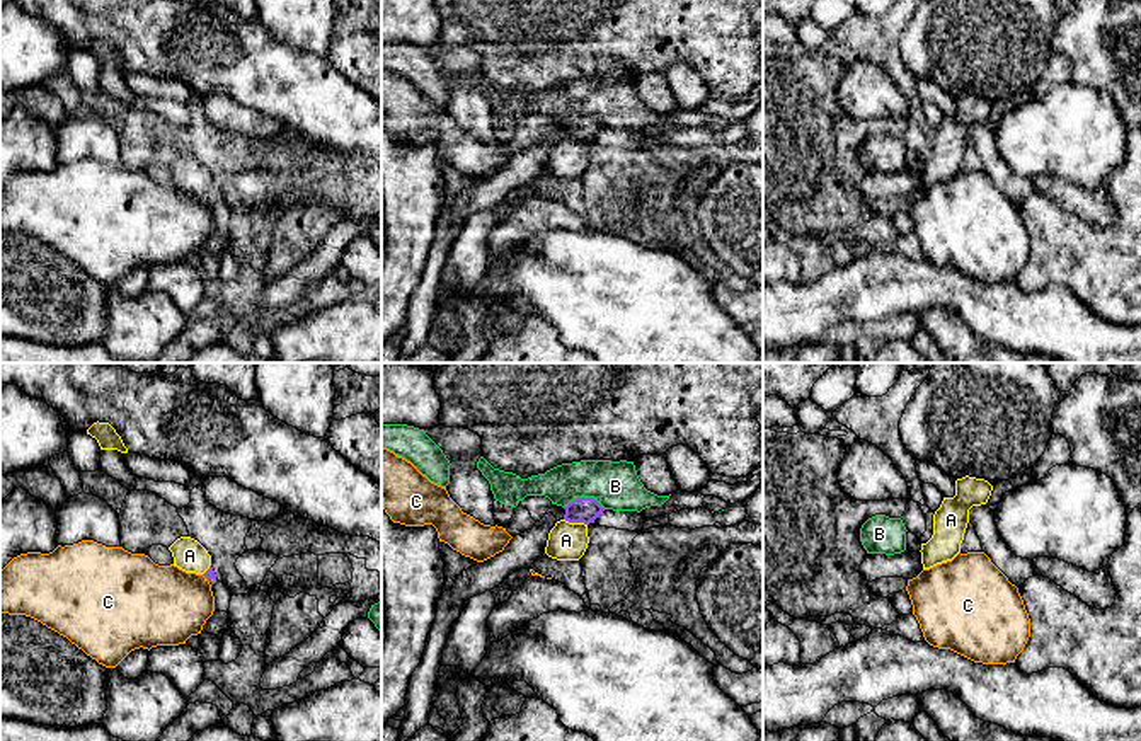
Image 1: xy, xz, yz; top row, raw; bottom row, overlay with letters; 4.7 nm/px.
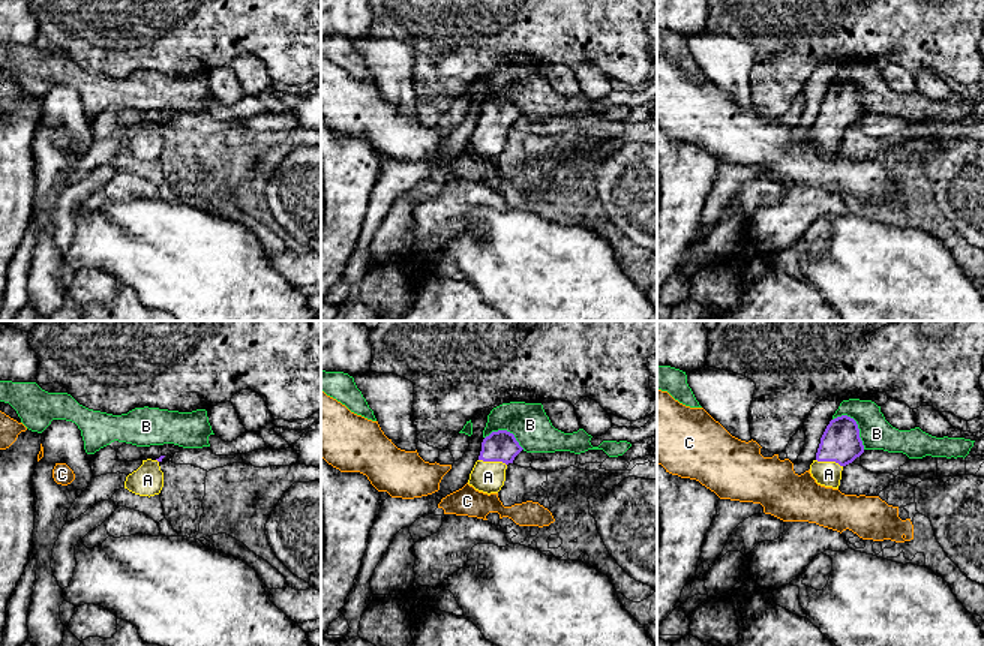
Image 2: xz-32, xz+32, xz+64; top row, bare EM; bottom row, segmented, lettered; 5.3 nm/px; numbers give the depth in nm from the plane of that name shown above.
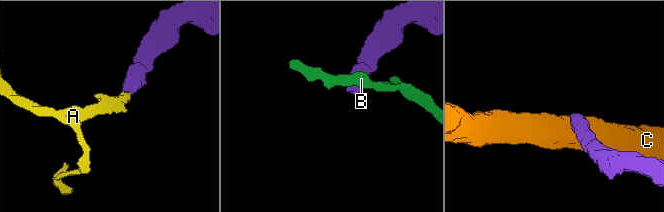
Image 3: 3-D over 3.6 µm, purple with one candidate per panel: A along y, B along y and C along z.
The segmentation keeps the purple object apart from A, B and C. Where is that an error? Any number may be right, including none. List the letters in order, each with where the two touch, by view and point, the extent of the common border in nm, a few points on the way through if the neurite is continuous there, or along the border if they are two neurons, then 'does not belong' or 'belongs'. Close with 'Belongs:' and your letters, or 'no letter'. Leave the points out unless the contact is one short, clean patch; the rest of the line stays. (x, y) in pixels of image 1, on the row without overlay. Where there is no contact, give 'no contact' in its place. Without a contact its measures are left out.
A: contact xz (576, 140); length 120 nm; way xz (583, 128), (576, 140), (566, 159); belongs
B: contact xz (584, 116); length 200 nm; border xz (562, 125), (578, 116), (595, 116), (605, 126); does not belong
C: contact xy (205, 195); length 50 nm; border xy (201, 193), (208, 200); does not belong
Belongs: A

